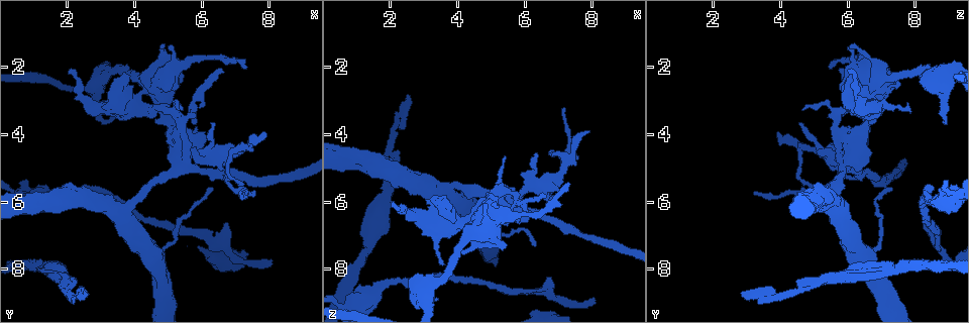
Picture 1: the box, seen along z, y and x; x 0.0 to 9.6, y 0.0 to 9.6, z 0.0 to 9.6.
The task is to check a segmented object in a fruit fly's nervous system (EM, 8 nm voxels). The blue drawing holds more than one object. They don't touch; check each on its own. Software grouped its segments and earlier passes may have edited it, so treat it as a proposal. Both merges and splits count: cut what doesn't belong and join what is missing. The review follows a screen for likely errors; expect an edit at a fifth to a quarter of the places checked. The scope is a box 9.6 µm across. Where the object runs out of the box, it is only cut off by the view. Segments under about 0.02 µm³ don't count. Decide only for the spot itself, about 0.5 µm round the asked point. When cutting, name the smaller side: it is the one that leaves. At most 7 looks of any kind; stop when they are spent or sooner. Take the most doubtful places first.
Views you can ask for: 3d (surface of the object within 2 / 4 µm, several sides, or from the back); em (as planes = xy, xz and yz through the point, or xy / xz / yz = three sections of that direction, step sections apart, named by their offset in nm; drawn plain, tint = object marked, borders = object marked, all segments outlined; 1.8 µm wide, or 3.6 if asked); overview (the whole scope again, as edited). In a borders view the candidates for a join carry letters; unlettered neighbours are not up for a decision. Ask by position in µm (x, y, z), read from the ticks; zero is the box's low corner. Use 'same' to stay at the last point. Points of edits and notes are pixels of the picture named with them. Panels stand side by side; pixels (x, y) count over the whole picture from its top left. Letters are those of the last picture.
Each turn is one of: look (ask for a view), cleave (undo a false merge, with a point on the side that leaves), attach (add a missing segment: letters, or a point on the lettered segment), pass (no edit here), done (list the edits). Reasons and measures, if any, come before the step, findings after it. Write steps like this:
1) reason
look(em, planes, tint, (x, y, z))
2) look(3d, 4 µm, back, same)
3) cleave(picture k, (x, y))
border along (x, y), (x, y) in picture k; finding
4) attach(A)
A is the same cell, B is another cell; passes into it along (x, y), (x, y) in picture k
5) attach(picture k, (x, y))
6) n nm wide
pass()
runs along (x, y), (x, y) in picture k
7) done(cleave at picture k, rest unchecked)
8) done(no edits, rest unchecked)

an open end
look(3d, 2 µm, back, (5.65, 4.15, 5.55))

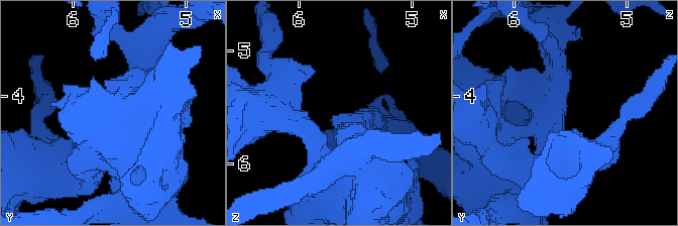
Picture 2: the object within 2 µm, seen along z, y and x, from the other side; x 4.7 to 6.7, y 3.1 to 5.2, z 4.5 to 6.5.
now the EM
look(em, planes, borders, (5.62, 4.18, 5.60))

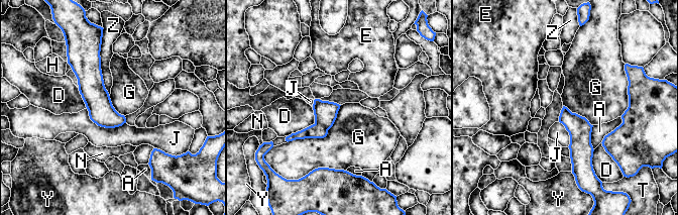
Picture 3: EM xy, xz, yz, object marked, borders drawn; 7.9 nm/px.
cleave(picture 3, (314, 131))
A, D, E, G, H, J, N, T, Y and Z are other cells; the part that leaves runs along (325, 131), (312, 131), (289, 138) in picture 3; a second neuron is stuck on

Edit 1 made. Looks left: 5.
thin neck
look(em, yz, step 8, tint, (2.25, 8.75, 3.85))

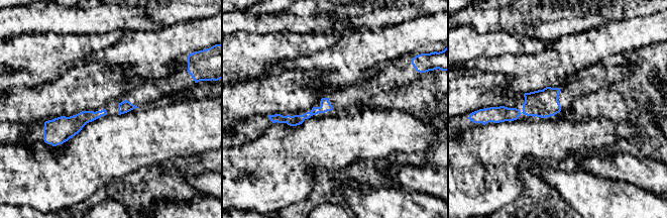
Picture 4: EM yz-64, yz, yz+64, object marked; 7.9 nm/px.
what lies round it
look(em, yz, step 8, borders, same)

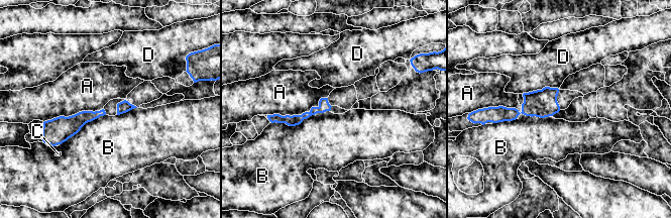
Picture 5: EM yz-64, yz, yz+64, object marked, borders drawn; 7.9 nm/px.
90 nm wide; A touches over 500 nm
pass()
A, B, C and D are other cells; all the same neuron

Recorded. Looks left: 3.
free end
look(em, planes, borders, (8.00, 7.85, 8.90))

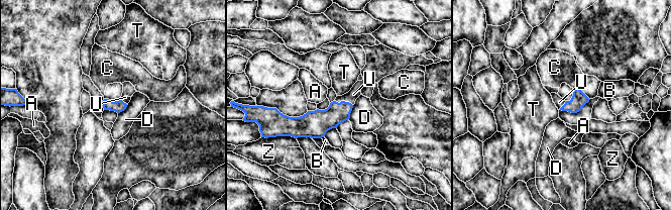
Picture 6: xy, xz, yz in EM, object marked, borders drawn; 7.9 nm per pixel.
100 nm wide
attach(U)
U is the same cell, A, B, C, D, T and Z are other cells; passes into it along (320, 121), (344, 101), (353, 94) in picture 6; it goes on there

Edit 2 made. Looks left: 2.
done(cleave at picture 3, attach at picture 6, rest unchecked)

